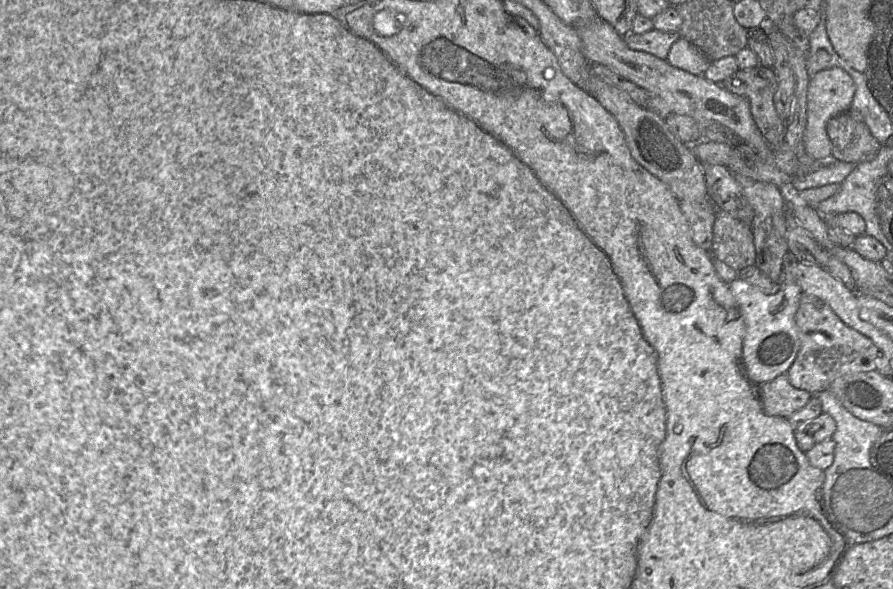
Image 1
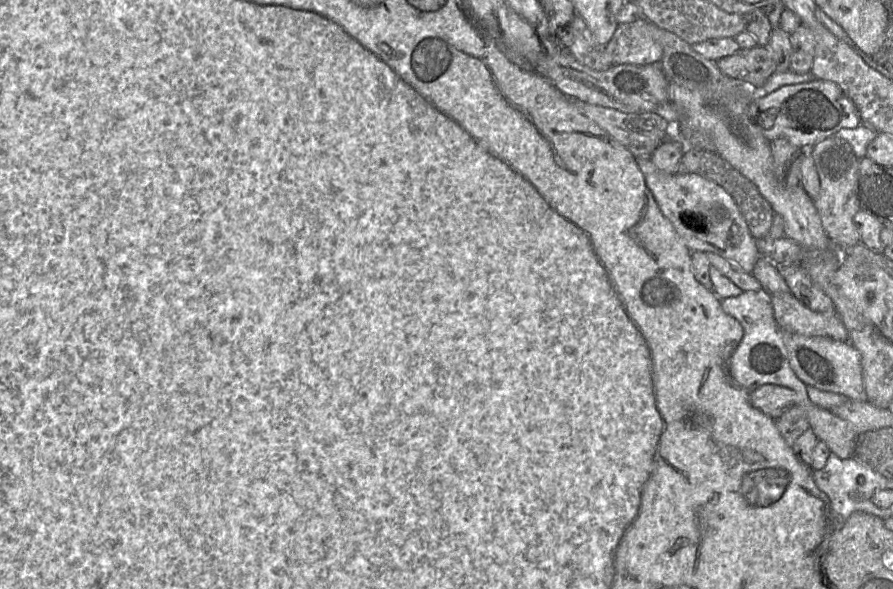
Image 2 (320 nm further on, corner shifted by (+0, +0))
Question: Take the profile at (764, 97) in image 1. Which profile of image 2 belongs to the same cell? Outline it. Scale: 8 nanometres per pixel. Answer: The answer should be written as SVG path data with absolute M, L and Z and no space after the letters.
M767 46L739 49L735 54L716 61L727 77L748 83L752 88L762 87L775 73L776 62Z

